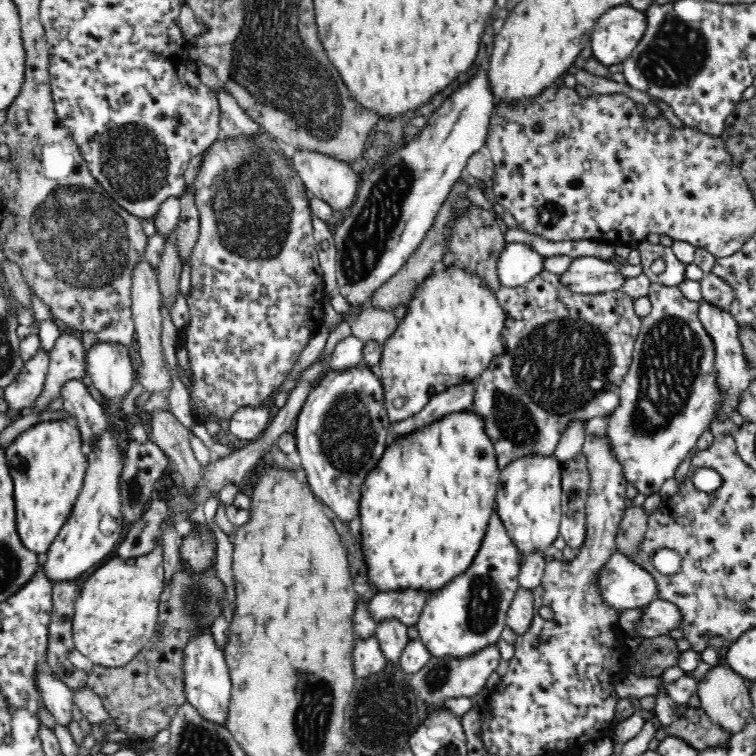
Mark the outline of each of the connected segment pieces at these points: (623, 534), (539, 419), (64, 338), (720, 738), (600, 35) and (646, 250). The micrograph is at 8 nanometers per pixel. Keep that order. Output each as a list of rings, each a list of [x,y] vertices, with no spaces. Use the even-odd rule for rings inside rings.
[[[633,504],[624,509],[622,518],[617,526],[615,546],[628,558],[637,549],[637,544],[643,537],[647,527],[648,515],[642,505],[637,506]]]
[[[546,271],[538,273],[530,282],[517,288],[501,286],[495,295],[506,314],[504,330],[499,336],[503,342],[504,350],[499,355],[494,355],[489,365],[485,366],[483,372],[474,380],[476,392],[474,392],[472,409],[480,417],[484,417],[486,433],[494,443],[497,462],[501,470],[522,456],[532,456],[531,454],[534,453],[552,456],[563,430],[572,420],[582,420],[582,418],[590,420],[594,415],[611,415],[614,412],[614,409],[620,404],[620,386],[631,361],[633,346],[638,332],[640,332],[641,319],[635,316],[632,308],[634,301],[630,301],[620,289],[600,294],[574,294],[559,283],[558,275],[546,273]]]
[[[63,327],[52,350],[49,350],[49,369],[42,394],[31,406],[29,412],[43,409],[52,399],[59,396],[61,384],[68,379],[82,379],[86,371],[87,350],[80,334]]]
[[[688,708],[683,714],[676,716],[670,727],[666,728],[668,735],[682,738],[695,750],[704,750],[708,746],[722,746],[728,743],[731,733],[714,724],[700,708]]]
[[[628,3],[614,5],[594,23],[590,34],[593,56],[606,66],[623,63],[644,38],[647,26],[646,11]]]
[[[640,242],[636,250],[642,259],[642,274],[651,284],[679,286],[685,279],[685,267],[674,257],[671,248],[650,242]]]

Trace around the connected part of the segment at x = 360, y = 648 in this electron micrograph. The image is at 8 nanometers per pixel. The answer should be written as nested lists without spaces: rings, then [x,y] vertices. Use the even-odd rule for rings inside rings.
[[[358,634],[355,636],[353,651],[353,670],[356,676],[364,678],[374,672],[380,672],[386,666],[386,657],[380,648],[378,637],[375,634],[362,637]]]

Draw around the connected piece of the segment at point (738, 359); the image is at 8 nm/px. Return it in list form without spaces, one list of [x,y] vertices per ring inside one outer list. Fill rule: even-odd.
[[[702,298],[699,302],[698,317],[701,324],[705,327],[705,330],[714,339],[714,345],[716,345],[716,373],[718,373],[718,383],[722,387],[722,393],[726,395],[726,402],[724,406],[716,412],[718,419],[729,417],[728,412],[730,408],[736,408],[737,402],[740,398],[741,392],[750,384],[750,381],[754,380],[752,373],[749,372],[750,365],[746,361],[746,356],[743,354],[742,347],[738,338],[739,323],[732,317],[732,314],[720,306],[716,306],[710,301]]]

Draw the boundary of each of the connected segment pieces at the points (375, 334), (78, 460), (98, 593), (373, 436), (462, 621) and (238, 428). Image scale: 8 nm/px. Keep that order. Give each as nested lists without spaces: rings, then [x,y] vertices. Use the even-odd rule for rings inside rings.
[[[368,305],[360,315],[348,324],[349,330],[354,336],[362,339],[374,339],[380,345],[394,334],[398,326],[398,318],[392,313],[392,309]]]
[[[67,419],[42,420],[18,434],[4,452],[14,481],[18,534],[28,550],[42,557],[69,517],[88,466],[80,429]]]
[[[158,542],[155,549],[146,556],[123,559],[114,556],[108,559],[92,572],[82,584],[72,619],[73,648],[81,652],[92,665],[108,668],[126,666],[146,646],[155,634],[159,614],[160,592],[163,584],[163,550],[162,542]]]
[[[362,364],[339,369],[330,369],[323,374],[317,385],[308,393],[307,399],[297,416],[296,458],[300,459],[306,482],[314,494],[323,501],[338,520],[349,526],[359,516],[359,500],[366,475],[380,462],[389,444],[393,423],[385,409],[384,389],[376,368]]]
[[[494,502],[486,534],[472,562],[466,570],[431,593],[415,622],[419,637],[431,655],[467,656],[500,640],[500,633],[506,628],[508,608],[521,587],[518,576],[523,560],[522,551],[510,539],[495,508]]]
[[[244,406],[236,410],[236,414],[230,418],[229,430],[232,436],[240,440],[252,440],[258,438],[269,425],[270,413],[266,409]]]

